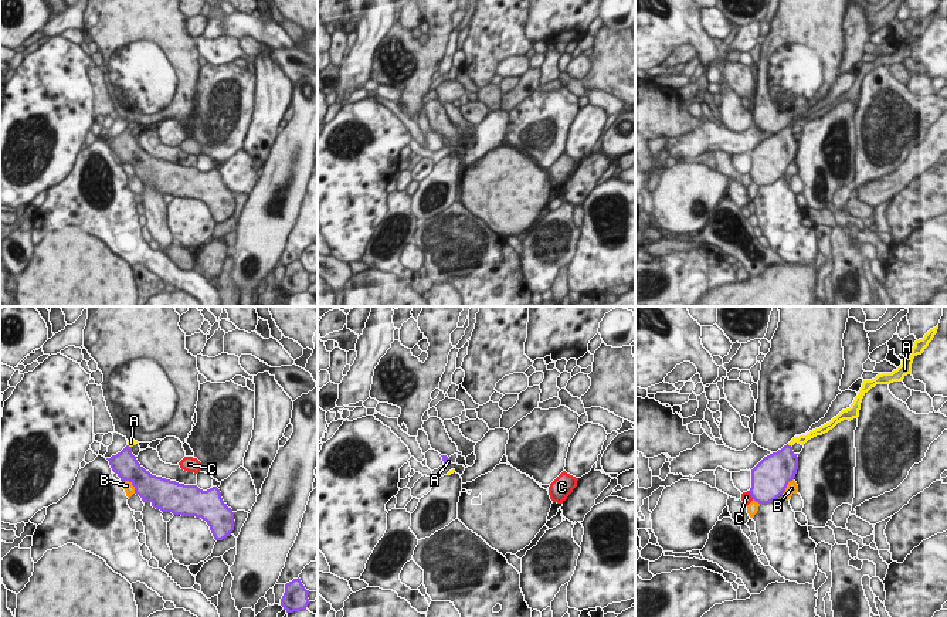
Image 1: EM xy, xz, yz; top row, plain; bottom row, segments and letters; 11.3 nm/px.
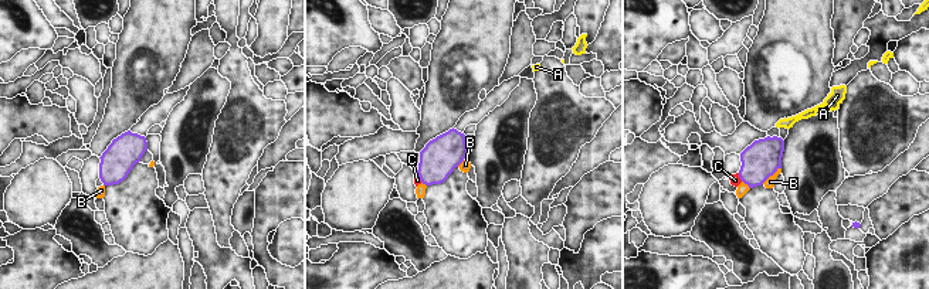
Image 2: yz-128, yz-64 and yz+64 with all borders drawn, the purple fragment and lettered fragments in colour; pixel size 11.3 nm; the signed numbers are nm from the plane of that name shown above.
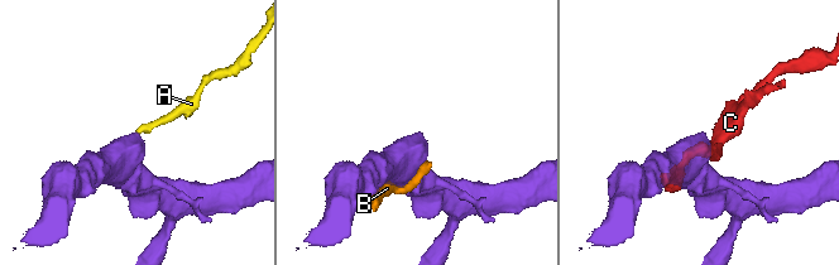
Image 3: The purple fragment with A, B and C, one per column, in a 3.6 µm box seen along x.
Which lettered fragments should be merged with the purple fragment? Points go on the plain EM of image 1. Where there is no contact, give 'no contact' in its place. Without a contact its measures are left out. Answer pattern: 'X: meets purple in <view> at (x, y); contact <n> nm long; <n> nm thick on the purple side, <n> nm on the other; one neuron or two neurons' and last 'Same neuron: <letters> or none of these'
A: meets purple in yz at (790, 128); contact 70 nm long; 340 nm thick on the purple side, 100 nm on the other; one neuron
B: meets purple in xy at (132, 166); contact 200 nm long; 320 nm thick on the purple side, 120 nm on the other; two neurons
C: meets purple in yz at (750, 176); contact 120 nm long; 380 nm thick on the purple side, 120 nm on the other; two neurons
Same neuron: A

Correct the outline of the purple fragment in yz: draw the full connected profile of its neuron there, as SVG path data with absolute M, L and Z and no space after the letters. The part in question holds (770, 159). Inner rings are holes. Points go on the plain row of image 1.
M938 9L930 11L923 21L914 24L912 30L912 37L902 43L902 47L892 55L879 55L872 62L863 62L862 70L855 79L849 91L842 92L836 99L829 105L815 111L805 118L794 119L787 128L784 128L777 135L773 135L764 139L753 152L751 152L751 180L761 186L770 186L775 183L780 177L785 174L785 170L790 163L795 160L798 152L798 136L792 133L795 125L804 128L808 122L822 118L832 112L838 105L844 102L853 102L859 99L861 85L863 78L876 67L890 67L893 64L902 64L907 57L912 57L912 45L917 37L921 37L929 26L933 23L937 16Z

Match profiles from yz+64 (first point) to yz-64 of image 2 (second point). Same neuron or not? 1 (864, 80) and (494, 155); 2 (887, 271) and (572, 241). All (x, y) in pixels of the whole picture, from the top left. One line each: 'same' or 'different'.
1: different
2: different

